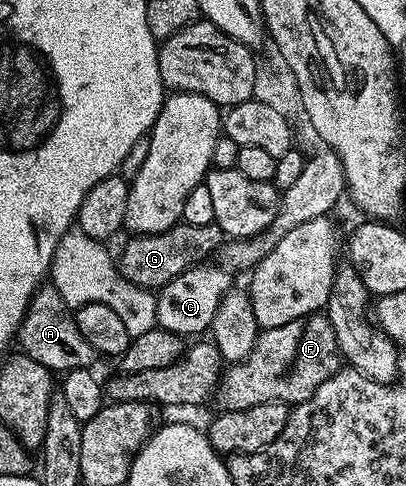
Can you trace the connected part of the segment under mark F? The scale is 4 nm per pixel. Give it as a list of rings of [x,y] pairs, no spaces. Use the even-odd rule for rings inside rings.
[[[322,312],[311,313],[308,317],[293,319],[293,323],[285,323],[285,327],[273,327],[260,332],[253,351],[243,361],[228,364],[224,368],[217,390],[217,401],[223,404],[226,411],[241,411],[245,407],[257,407],[257,403],[273,403],[283,401],[288,407],[301,404],[325,379],[332,377],[341,367],[341,354],[337,335],[333,335],[333,327]]]

